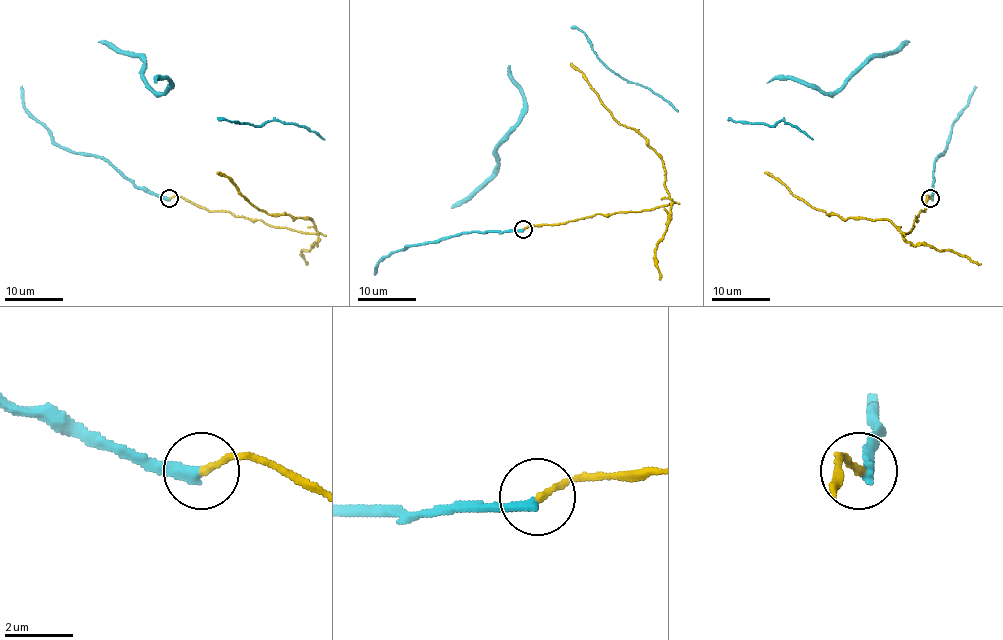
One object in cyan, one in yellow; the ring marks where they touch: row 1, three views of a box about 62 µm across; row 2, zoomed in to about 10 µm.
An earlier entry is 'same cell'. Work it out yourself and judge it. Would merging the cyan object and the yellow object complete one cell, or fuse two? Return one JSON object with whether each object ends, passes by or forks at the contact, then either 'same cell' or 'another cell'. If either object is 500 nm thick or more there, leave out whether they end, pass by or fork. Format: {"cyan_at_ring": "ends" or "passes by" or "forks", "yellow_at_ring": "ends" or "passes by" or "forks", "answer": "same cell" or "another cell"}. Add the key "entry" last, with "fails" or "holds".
{"cyan_at_ring": "ends", "yellow_at_ring": "ends", "answer": "another cell", "entry": "fails"}

